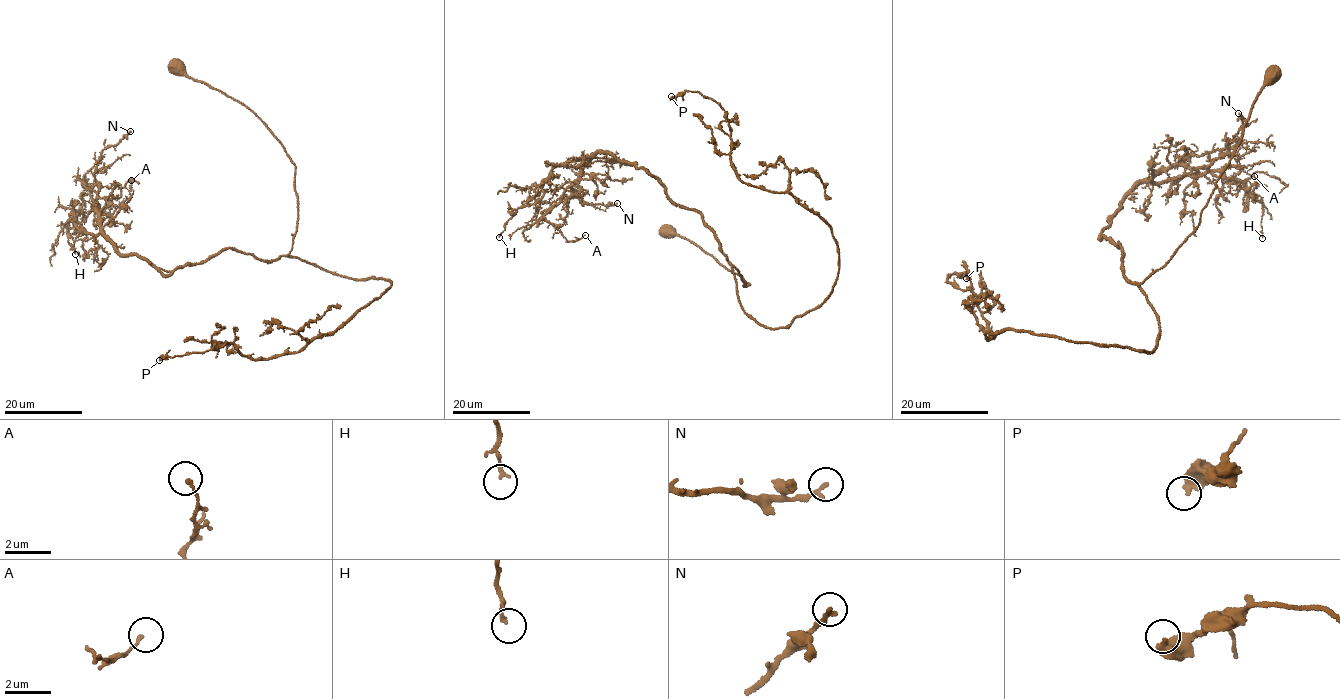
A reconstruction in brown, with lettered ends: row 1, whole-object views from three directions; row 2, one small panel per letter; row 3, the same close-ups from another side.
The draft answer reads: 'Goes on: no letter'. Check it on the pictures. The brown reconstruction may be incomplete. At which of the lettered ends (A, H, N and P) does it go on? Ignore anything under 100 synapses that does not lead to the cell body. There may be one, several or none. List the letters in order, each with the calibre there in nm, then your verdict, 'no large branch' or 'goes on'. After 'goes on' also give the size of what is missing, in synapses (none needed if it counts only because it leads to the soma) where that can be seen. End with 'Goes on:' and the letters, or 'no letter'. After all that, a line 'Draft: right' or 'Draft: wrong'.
A: calibre 130 nm; no large branch
H: calibre 140 nm; no large branch
N: calibre 190 nm; no large branch
P: calibre 400 nm; no large branch
Goes on: no letter
Draft: right

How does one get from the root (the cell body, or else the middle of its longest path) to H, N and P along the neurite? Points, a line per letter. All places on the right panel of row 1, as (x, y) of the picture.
H: (1271, 77), (1171, 259), (1128, 281), (1120, 243), (1102, 230), (1141, 183), (1217, 172), (1262, 203), (1262, 238)
N: (1271, 77), (1196, 231), (1128, 281), (1102, 230), (1140, 184), (1228, 145), (1238, 113)
P: (1271, 77), (1197, 229), (1139, 286), (1148, 354), (987, 340), (947, 280), (966, 278)

